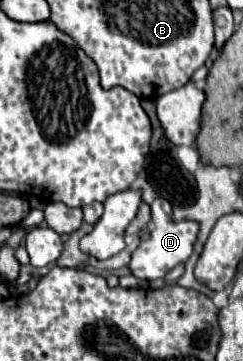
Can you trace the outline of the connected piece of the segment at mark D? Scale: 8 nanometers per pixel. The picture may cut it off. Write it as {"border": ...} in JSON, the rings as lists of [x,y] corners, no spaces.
{"border":[[[156,198],[152,204],[152,224],[150,224],[150,238],[142,240],[140,246],[136,248],[136,252],[132,254],[132,262],[130,262],[130,272],[140,278],[140,280],[156,280],[156,278],[164,278],[166,272],[170,272],[174,266],[184,264],[190,254],[192,254],[192,246],[196,242],[196,234],[198,234],[198,224],[196,222],[174,222],[172,216],[172,206],[166,198]]]}

